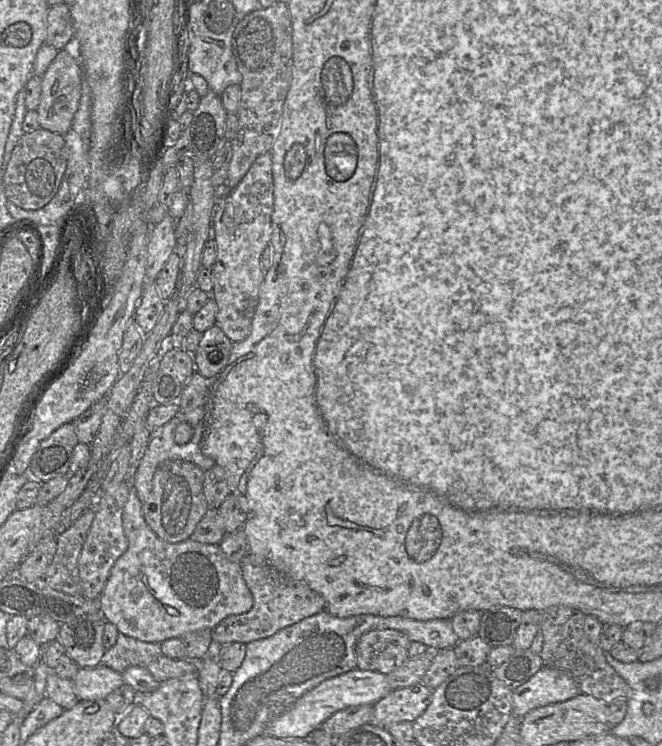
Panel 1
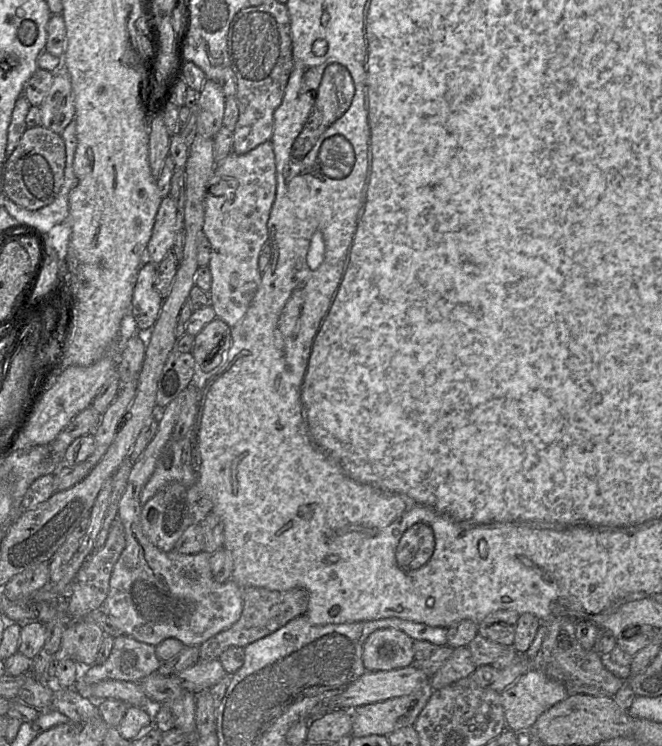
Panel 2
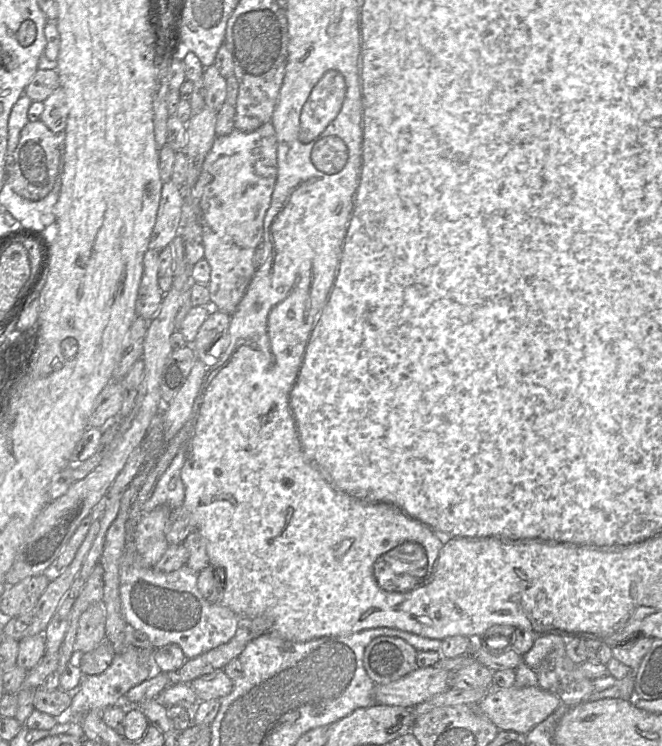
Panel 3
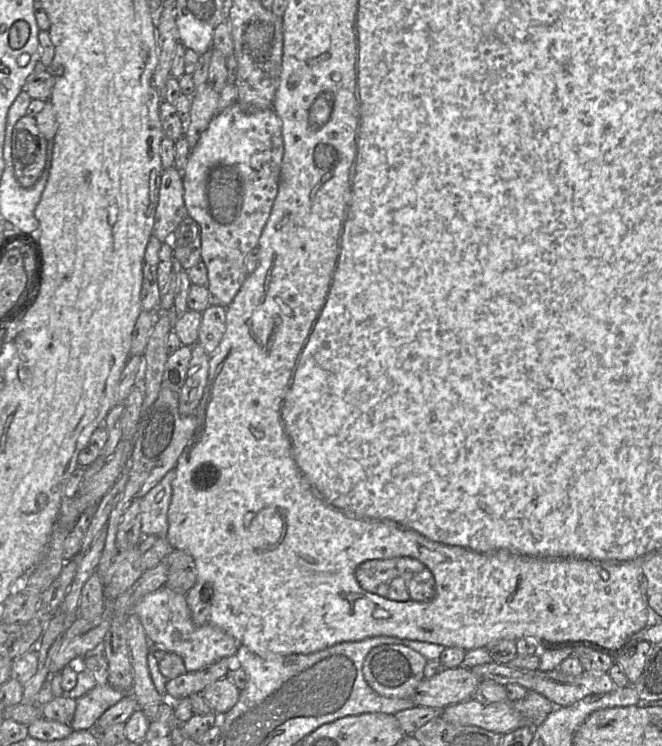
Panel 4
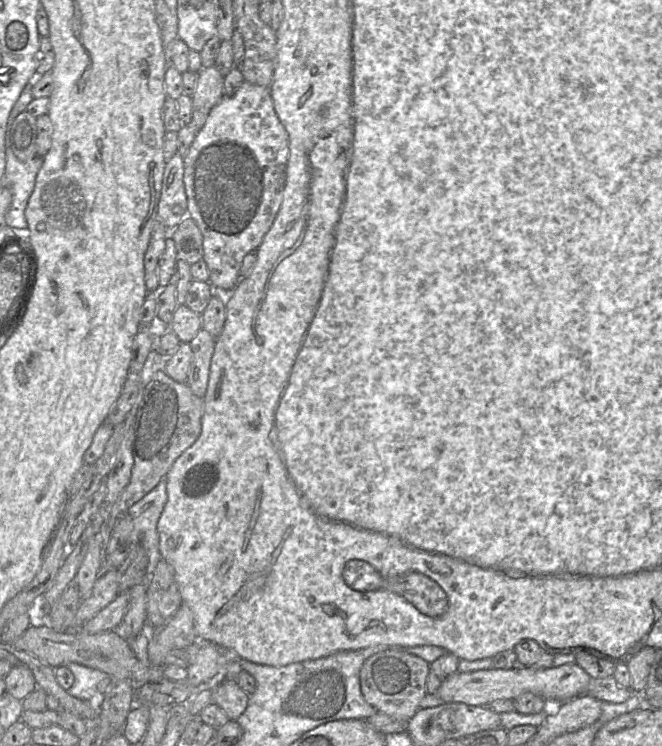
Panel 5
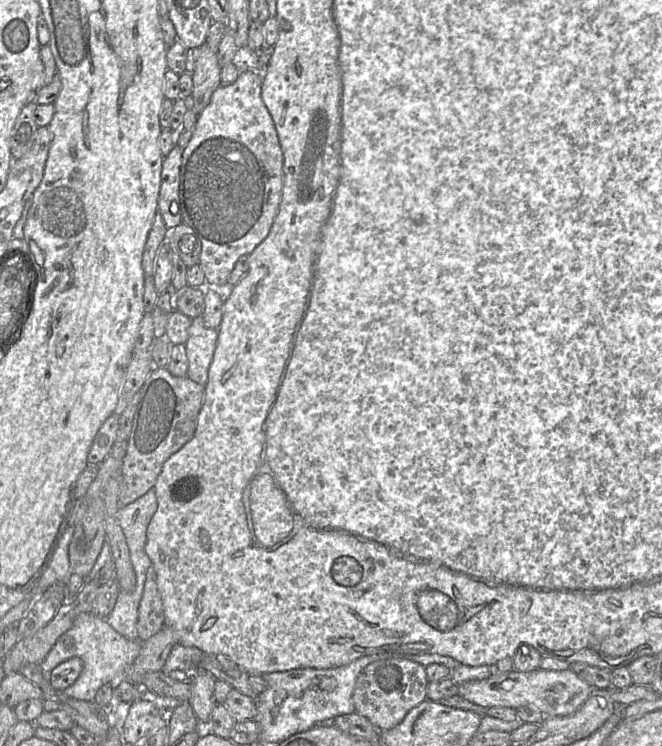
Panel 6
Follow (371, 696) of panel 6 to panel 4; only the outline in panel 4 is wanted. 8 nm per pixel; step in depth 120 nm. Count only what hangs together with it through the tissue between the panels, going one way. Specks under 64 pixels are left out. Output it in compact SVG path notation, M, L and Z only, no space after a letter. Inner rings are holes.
M390 644L374 647L366 655L362 671L368 685L379 695L389 698L411 698L424 679L427 659L404 645Z

